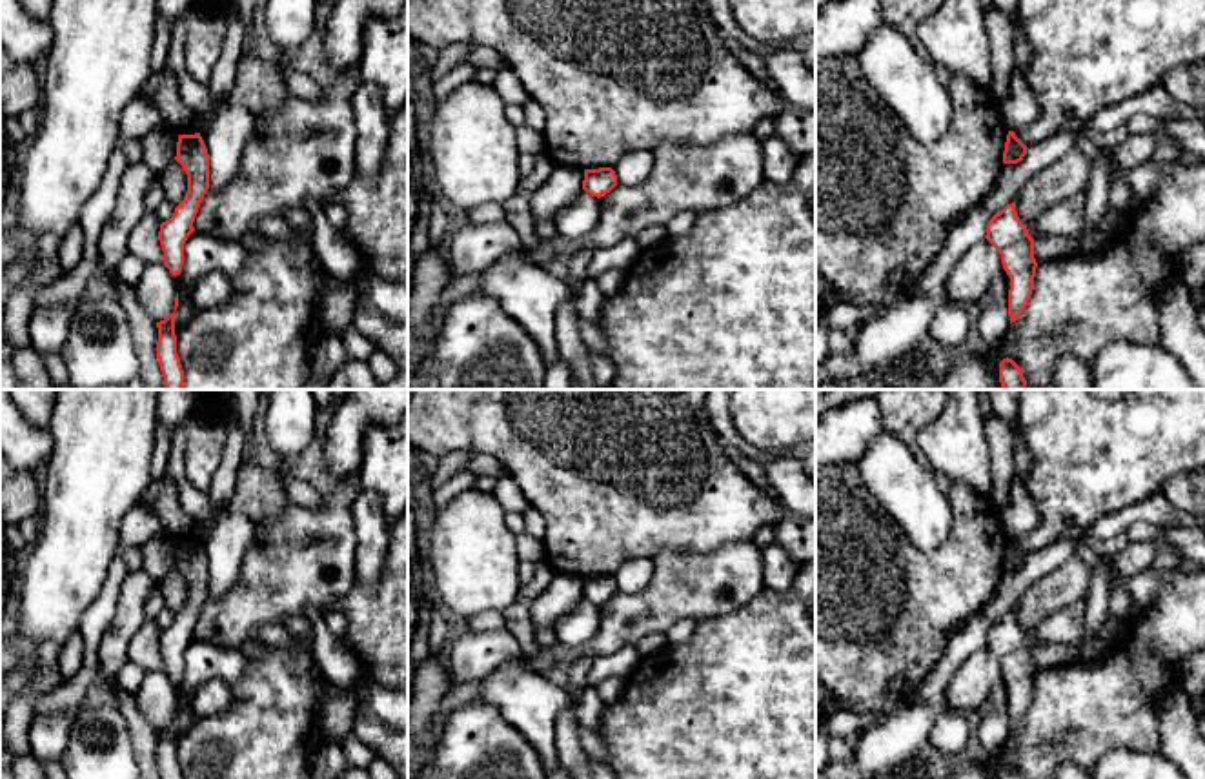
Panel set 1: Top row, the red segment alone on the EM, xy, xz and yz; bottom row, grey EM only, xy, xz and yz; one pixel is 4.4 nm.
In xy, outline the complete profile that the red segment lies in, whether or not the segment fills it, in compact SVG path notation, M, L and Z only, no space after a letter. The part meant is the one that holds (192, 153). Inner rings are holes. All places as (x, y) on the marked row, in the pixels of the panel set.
M200 133L178 135L175 160L187 175L187 191L184 200L175 207L173 217L162 222L158 231L158 240L164 251L164 266L173 277L182 271L184 244L195 231L195 217L204 195L209 189L209 155Z

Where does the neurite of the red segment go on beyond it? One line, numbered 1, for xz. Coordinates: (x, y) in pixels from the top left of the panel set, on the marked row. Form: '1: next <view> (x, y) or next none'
1: next none

